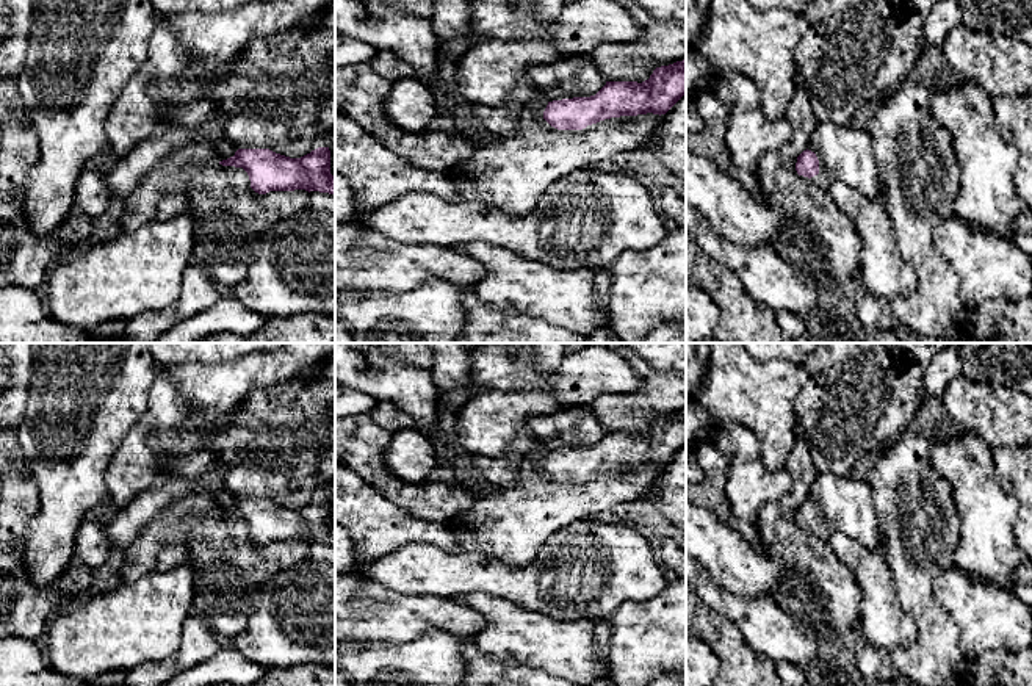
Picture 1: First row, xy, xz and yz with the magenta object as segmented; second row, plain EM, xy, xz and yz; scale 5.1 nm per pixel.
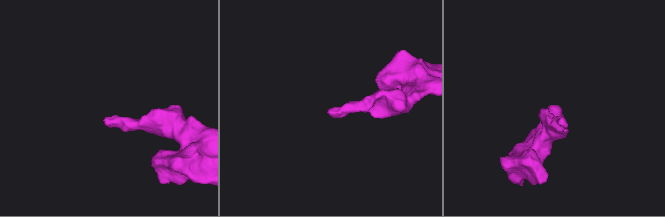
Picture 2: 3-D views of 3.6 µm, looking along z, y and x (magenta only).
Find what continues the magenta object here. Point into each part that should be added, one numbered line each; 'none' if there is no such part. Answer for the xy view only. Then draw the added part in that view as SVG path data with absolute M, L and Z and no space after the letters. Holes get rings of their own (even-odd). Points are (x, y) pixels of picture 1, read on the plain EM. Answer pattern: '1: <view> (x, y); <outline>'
none

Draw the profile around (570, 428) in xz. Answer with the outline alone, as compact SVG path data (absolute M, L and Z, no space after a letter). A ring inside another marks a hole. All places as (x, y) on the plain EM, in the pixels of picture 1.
M570 407L553 415L531 417L515 439L515 445L498 457L464 456L470 475L479 476L495 487L517 486L518 465L526 454L553 453L595 446L606 431L586 407Z

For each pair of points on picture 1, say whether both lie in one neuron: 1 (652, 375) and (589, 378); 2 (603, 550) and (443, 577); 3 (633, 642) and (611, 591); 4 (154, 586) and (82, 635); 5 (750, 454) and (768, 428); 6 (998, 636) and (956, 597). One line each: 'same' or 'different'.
1: different
2: same
3: different
4: same
5: different
6: same

